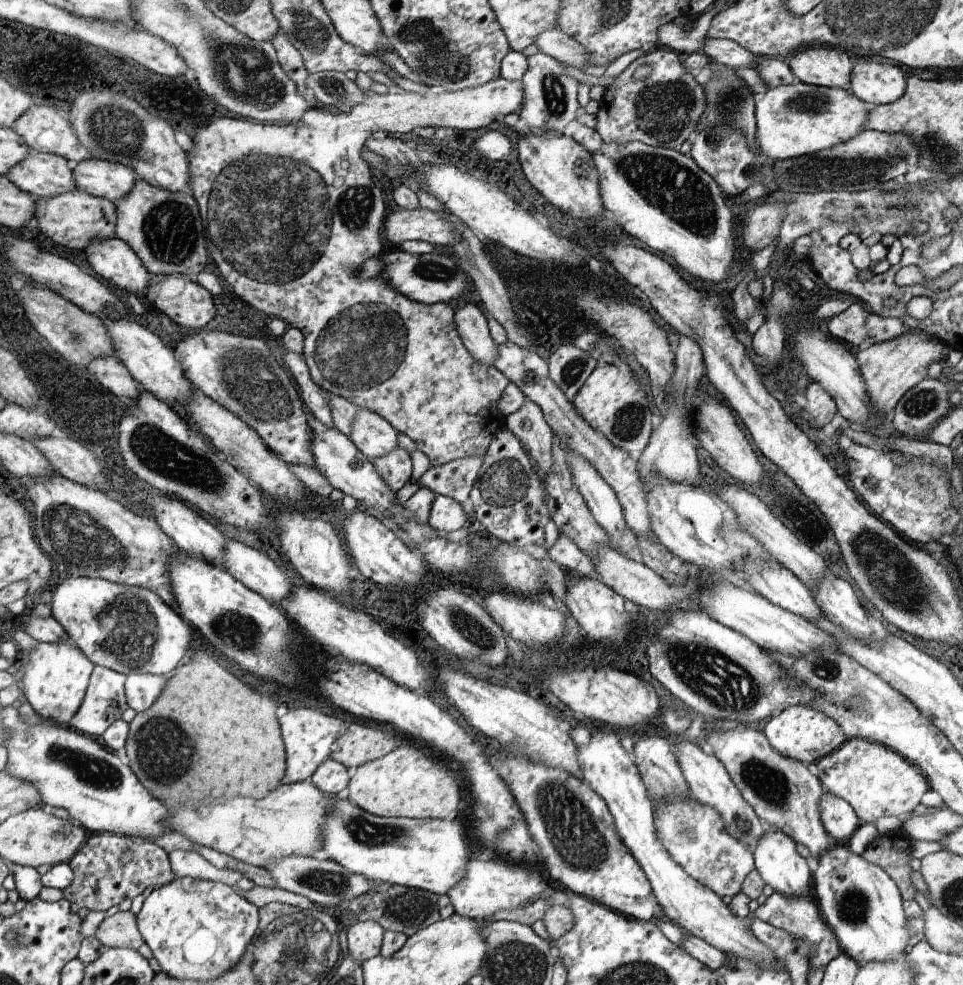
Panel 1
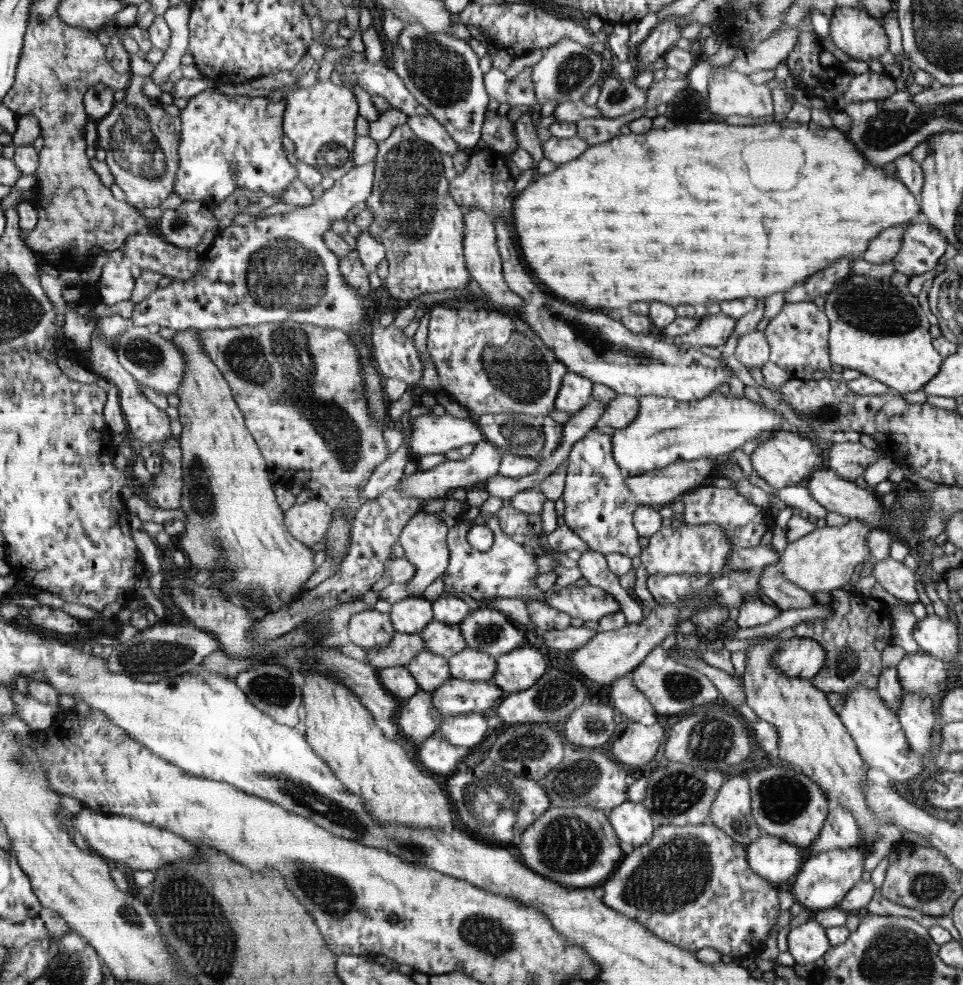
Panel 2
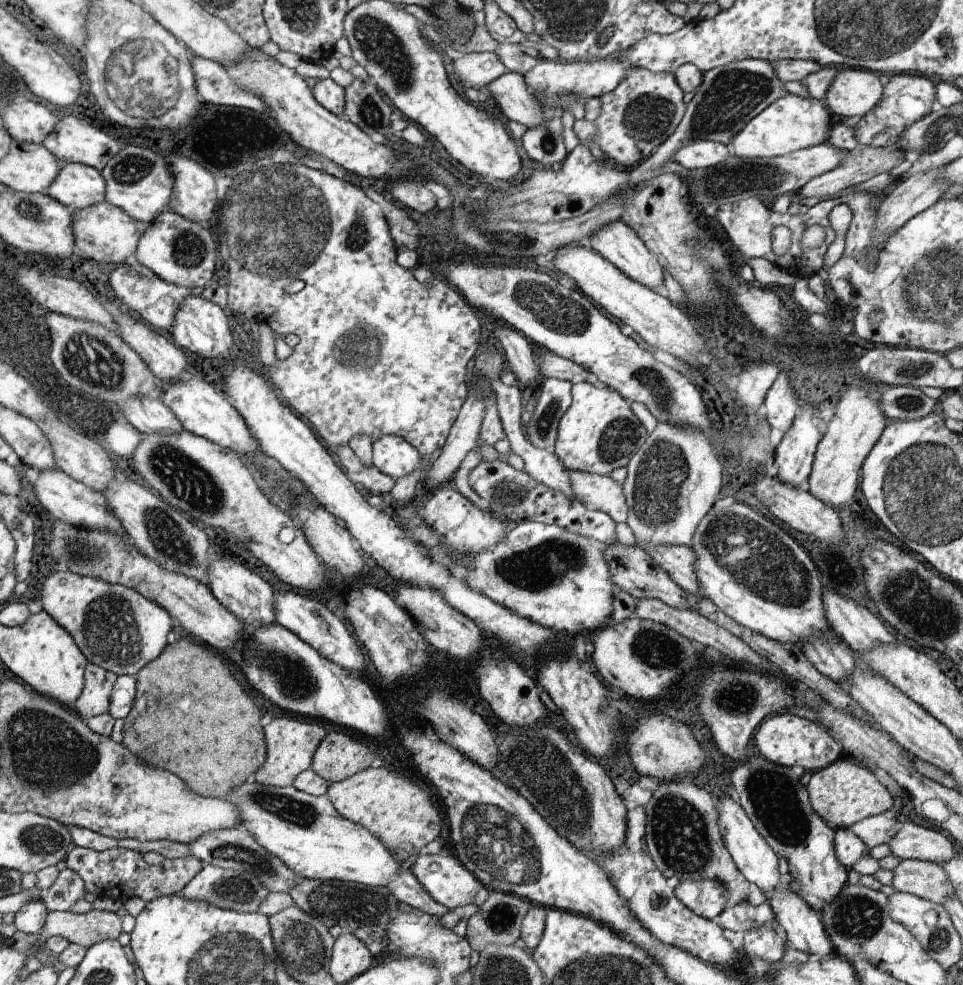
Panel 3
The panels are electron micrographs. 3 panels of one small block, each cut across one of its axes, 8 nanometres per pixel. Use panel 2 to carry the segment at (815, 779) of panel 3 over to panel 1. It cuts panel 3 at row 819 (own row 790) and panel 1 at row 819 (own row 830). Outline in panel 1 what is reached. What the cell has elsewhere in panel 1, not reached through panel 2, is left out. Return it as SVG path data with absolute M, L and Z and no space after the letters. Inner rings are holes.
M863 738L845 740L815 764L825 791L848 802L864 824L875 823L881 816L903 818L920 804L924 792L930 789L927 778L916 765L897 751Z

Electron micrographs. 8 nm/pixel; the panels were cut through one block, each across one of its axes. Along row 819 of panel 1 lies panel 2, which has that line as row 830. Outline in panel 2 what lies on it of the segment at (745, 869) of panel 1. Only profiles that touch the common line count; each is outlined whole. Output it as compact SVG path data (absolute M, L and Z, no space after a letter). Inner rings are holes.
M704 822L656 827L653 839L630 849L621 866L603 884L599 893L610 908L622 912L630 920L640 921L662 940L686 948L688 952L713 948L721 955L732 955L735 963L741 963L746 955L756 957L762 952L762 948L766 948L766 940L770 940L770 934L778 928L778 920L782 920L779 887L779 883L770 883L770 880L754 872L749 864L746 845L734 840L718 825Z

